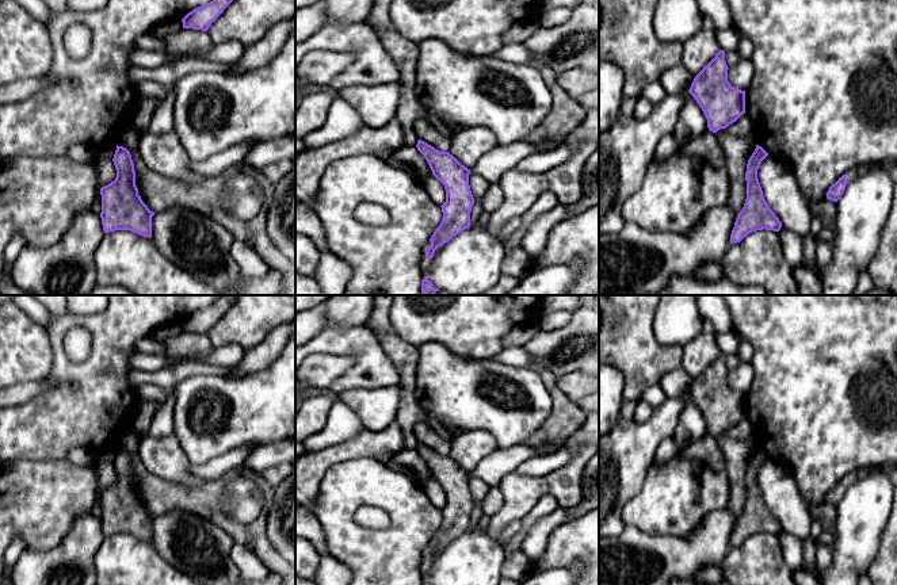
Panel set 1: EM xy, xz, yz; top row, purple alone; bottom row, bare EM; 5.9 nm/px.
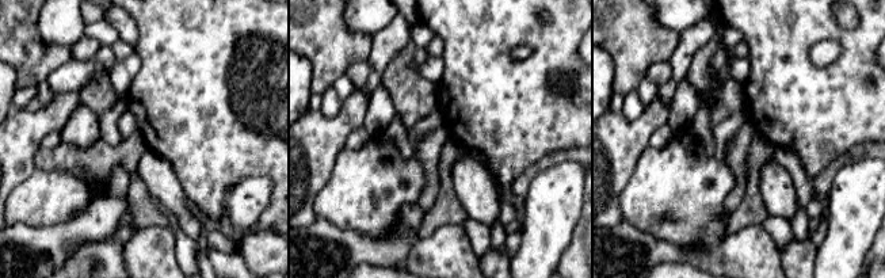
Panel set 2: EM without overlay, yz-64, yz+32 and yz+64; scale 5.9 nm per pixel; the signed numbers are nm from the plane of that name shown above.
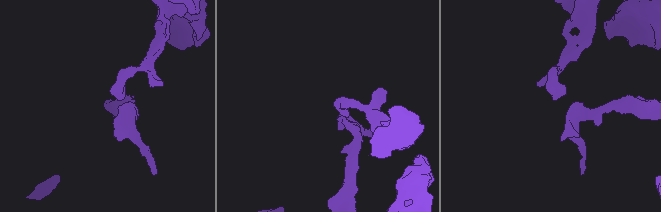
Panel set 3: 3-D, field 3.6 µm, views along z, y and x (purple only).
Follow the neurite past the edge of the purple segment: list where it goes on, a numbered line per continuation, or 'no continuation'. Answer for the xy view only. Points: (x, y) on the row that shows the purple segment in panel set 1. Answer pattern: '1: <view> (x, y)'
no continuation

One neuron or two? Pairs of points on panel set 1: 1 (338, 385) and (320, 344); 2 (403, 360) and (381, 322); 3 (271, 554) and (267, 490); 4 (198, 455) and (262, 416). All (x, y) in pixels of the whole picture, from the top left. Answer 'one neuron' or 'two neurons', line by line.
1: one neuron
2: one neuron
3: one neuron
4: one neuron

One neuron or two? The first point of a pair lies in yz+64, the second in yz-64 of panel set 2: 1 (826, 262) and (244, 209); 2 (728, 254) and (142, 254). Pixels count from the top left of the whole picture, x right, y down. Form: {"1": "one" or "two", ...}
{"1": "one", "2": "one"}

